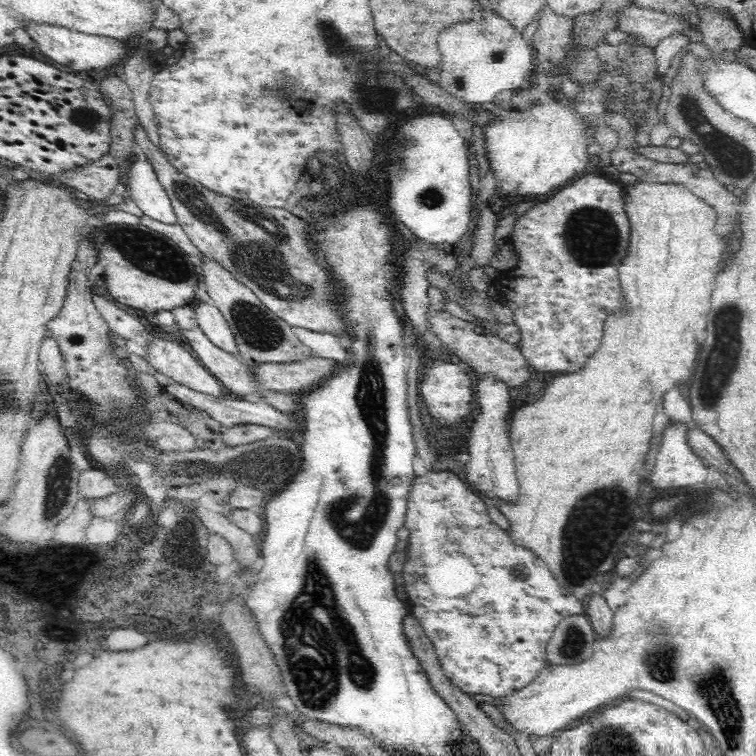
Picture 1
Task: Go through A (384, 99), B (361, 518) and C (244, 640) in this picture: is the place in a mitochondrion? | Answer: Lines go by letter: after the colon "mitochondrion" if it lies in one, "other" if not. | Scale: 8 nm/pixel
A: mitochondrion
B: mitochondrion
C: other

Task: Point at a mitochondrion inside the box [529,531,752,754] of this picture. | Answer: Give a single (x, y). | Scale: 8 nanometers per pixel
(716, 688)

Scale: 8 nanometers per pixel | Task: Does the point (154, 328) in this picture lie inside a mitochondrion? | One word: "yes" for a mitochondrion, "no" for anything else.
no

